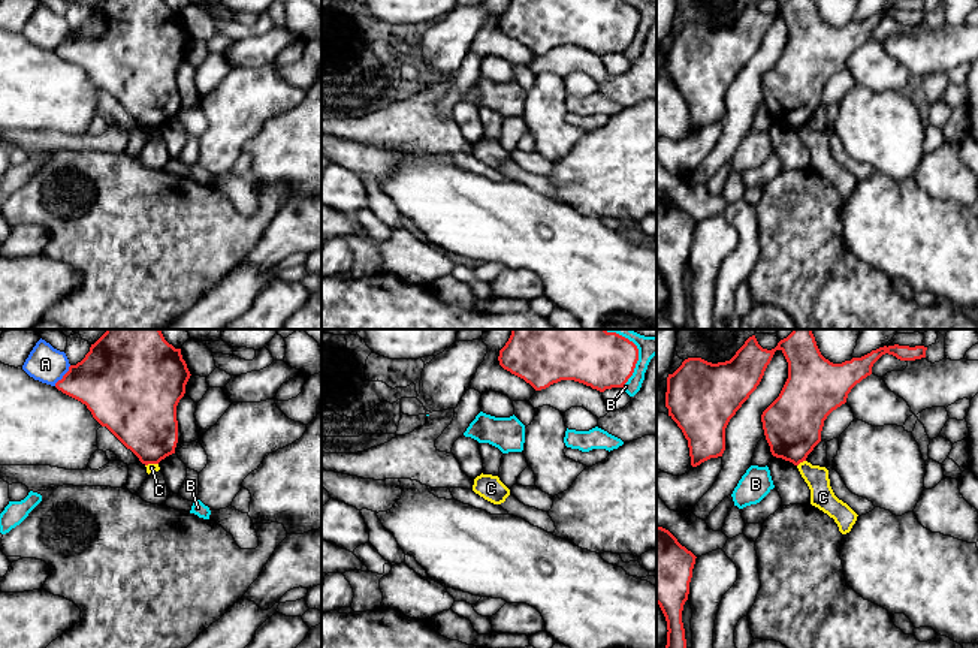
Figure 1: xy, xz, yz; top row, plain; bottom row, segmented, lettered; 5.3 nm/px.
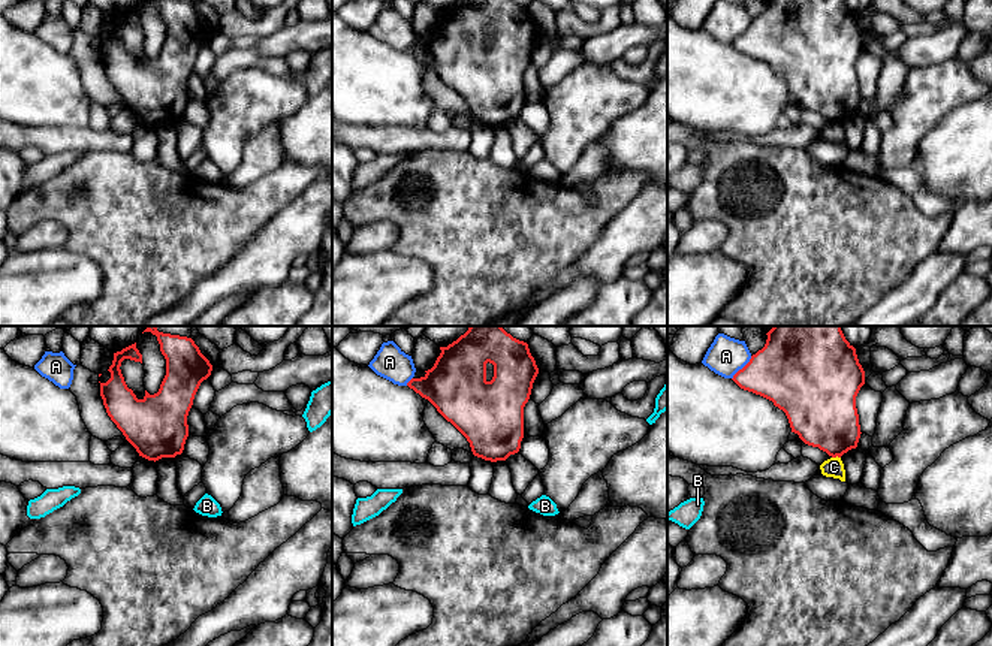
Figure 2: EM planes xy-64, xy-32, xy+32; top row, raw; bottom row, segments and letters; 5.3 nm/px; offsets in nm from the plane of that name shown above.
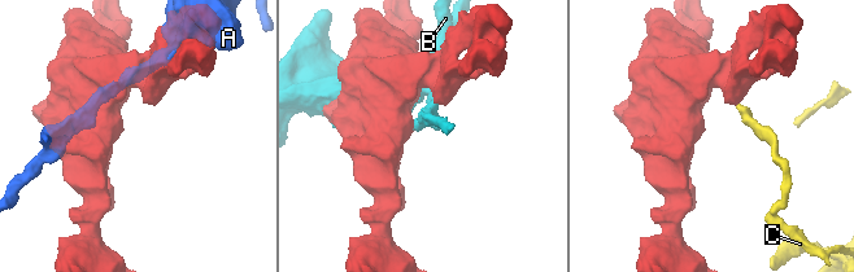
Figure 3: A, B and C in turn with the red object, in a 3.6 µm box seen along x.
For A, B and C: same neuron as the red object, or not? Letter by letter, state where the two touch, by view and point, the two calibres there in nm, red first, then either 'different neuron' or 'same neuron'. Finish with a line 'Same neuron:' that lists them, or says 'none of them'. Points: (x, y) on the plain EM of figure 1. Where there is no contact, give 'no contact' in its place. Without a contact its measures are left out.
A: contact xy (63, 41); calibres 380 and 190 nm; different neuron
B: contact xz (637, 24); calibres 280 and 110 nm; different neuron
C: contact yz (800, 126); calibres 320 and 130 nm; different neuron
Same neuron: none of them

